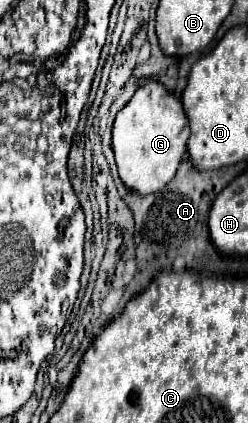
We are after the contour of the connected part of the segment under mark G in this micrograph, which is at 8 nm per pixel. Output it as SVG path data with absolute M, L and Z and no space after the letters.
M159 81L143 83L113 123L113 153L121 181L141 195L157 193L173 177L187 151L189 121L181 101Z

